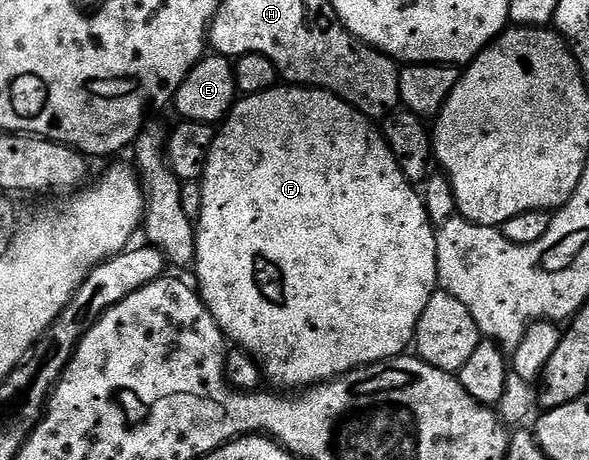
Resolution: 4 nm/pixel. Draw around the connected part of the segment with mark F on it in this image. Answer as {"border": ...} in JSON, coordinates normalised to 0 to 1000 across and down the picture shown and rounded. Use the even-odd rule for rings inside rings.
{"border":[[[474,185],[440,207],[406,213],[363,296],[350,372],[340,391],[345,446],[333,474],[326,596],[336,604],[333,630],[377,726],[392,748],[430,776],[447,817],[472,839],[467,843],[525,846],[576,815],[589,815],[608,798],[677,778],[688,765],[683,761],[701,748],[713,689],[739,633],[745,630],[739,487],[730,487],[730,467],[715,428],[703,417],[708,415],[705,400],[679,376],[679,359],[672,359],[672,341],[666,341],[647,283],[640,274],[628,276],[628,267],[615,243],[562,198],[525,185]]]}

